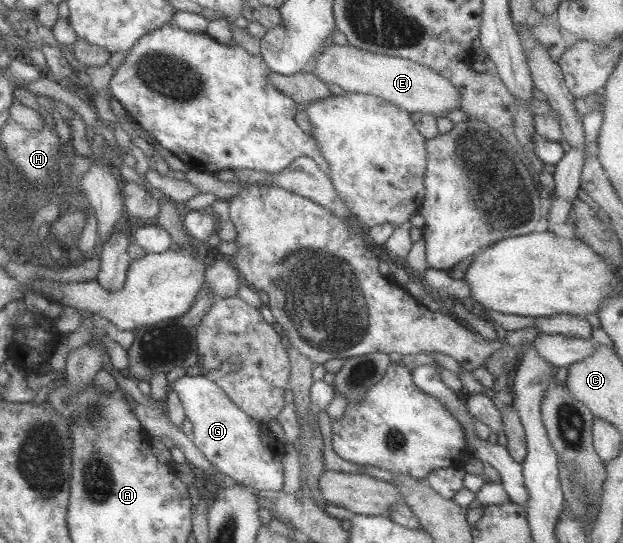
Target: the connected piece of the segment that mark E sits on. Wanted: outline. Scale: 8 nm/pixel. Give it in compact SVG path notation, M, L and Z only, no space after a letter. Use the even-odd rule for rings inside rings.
M332 43L319 51L312 73L326 85L335 84L346 92L382 98L410 114L422 112L442 117L460 104L458 91L437 72L408 59L372 54L350 45Z

